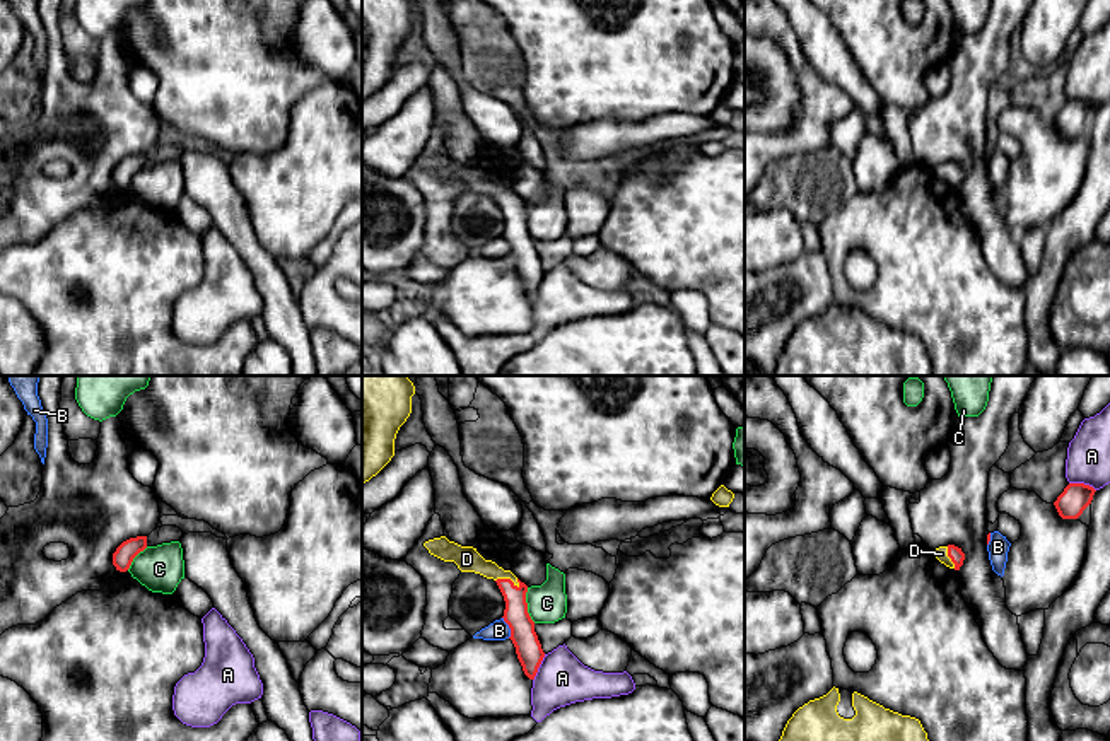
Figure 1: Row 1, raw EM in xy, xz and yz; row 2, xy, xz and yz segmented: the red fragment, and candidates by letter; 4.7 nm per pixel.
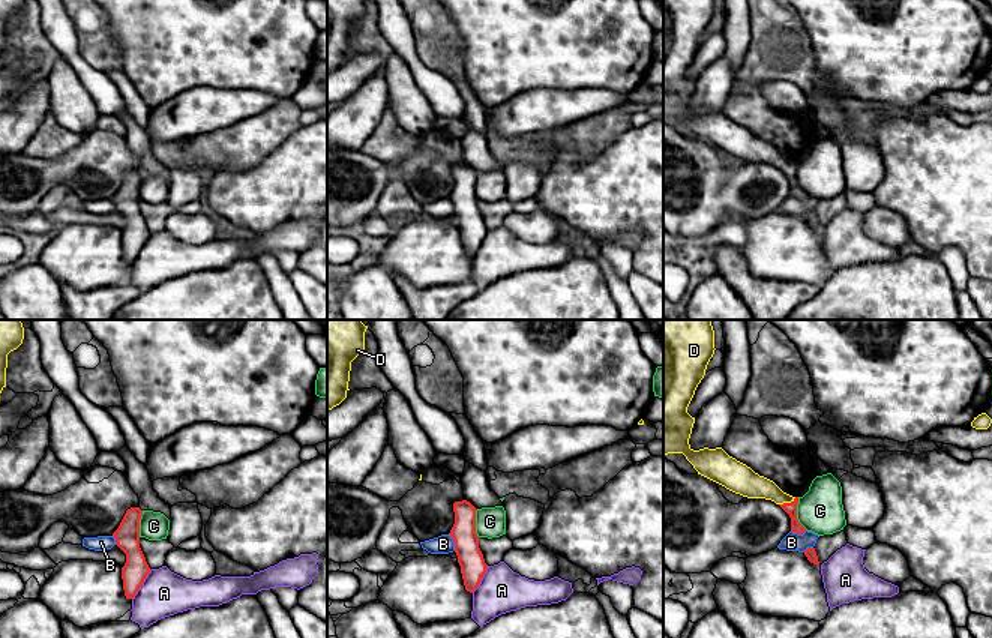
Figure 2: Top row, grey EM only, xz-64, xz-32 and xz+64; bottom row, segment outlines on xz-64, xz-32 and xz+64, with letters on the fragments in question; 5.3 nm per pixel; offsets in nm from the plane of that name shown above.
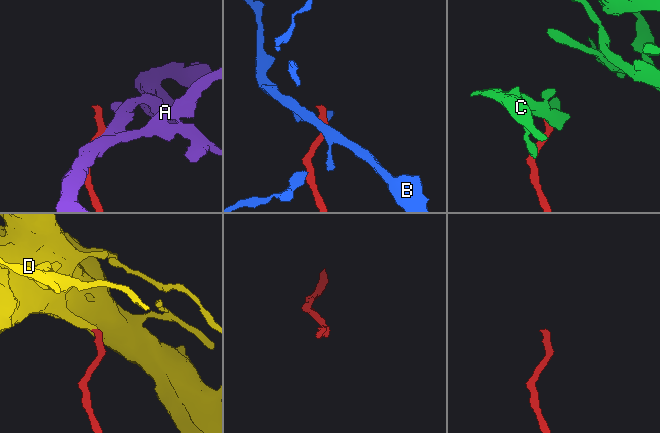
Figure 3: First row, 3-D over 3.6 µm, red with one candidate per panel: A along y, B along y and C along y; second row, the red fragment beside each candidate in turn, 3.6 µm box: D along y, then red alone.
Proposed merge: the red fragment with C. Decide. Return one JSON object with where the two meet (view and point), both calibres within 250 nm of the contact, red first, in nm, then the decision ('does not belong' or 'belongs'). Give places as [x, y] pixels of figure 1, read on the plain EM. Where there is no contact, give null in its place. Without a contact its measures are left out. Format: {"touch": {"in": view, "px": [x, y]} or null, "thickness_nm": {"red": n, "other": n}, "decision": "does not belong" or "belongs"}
{"touch": {"in": "xz", "px": [526, 222]}, "thickness_nm": {"red": 120, "other": 190}, "decision": "does not belong"}

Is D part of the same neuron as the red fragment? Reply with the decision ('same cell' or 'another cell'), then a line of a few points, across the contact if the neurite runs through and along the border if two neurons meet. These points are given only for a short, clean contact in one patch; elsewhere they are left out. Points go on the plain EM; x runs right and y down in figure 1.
same cell; line xz (516, 233), (514, 209), (508, 197), (467, 176)

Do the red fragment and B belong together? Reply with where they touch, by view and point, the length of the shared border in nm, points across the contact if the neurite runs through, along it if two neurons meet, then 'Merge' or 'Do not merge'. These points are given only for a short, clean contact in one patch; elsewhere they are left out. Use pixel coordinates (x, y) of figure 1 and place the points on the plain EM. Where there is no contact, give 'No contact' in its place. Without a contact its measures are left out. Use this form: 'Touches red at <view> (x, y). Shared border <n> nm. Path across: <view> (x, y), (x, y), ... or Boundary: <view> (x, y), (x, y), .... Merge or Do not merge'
Touches red at xz (509, 245). Shared border 110 nm. Boundary: xz (502, 234), (509, 246), (509, 255). Do not merge

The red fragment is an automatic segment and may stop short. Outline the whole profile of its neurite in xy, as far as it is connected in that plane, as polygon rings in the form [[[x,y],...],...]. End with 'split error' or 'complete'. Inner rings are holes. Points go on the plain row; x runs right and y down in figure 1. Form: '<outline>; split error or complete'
[[[137,154],[123,159],[113,171],[113,183],[120,190],[126,190],[133,176],[147,166],[147,154]]]; complete

